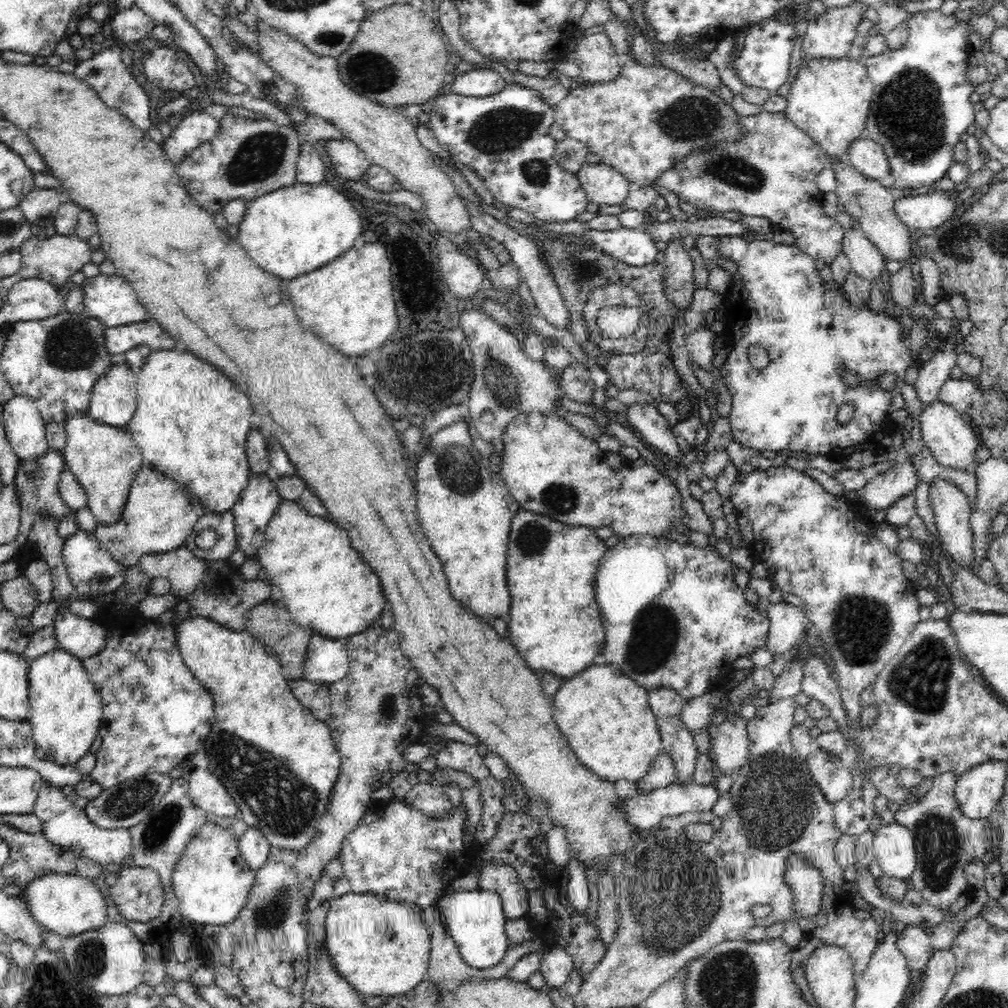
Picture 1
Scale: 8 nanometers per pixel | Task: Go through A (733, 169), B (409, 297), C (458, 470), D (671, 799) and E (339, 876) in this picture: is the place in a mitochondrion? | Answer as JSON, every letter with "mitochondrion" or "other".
{"A":"mitochondrion","B":"other","C":"mitochondrion","D":"other","E":"other"}

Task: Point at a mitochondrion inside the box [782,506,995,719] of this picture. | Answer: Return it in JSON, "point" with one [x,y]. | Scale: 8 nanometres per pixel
{"point":[920,681]}

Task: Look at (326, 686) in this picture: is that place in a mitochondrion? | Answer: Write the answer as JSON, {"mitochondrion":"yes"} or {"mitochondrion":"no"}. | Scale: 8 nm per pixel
{"mitochondrion":"no"}

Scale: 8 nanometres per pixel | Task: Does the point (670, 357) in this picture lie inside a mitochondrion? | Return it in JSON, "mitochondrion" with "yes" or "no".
{"mitochondrion":"no"}

